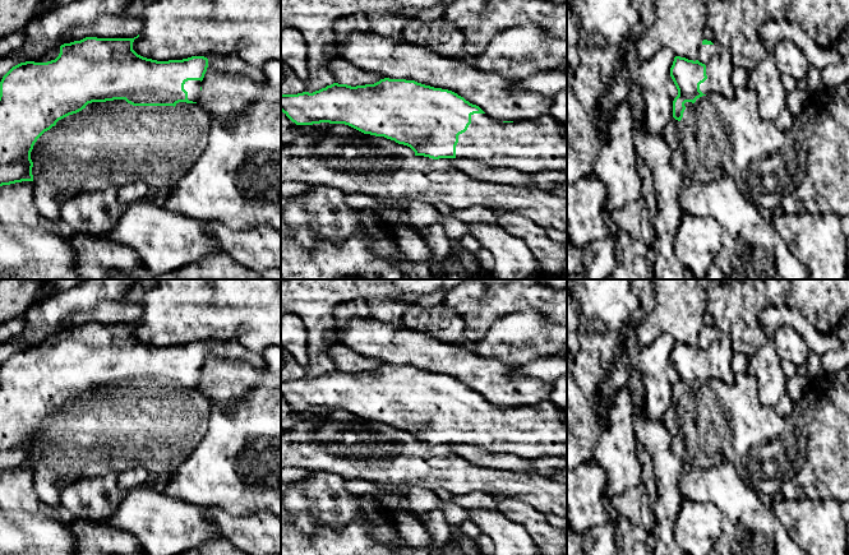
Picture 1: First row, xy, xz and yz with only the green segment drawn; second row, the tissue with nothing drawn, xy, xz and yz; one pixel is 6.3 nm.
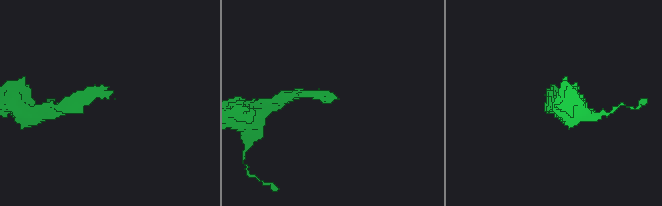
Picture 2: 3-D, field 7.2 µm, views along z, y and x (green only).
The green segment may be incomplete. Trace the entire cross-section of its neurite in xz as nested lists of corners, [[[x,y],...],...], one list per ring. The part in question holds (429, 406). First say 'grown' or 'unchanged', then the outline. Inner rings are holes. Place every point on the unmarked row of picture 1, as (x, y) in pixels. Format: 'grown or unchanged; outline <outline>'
grown; outline [[[384,364],[356,373],[333,369],[313,379],[281,380],[281,397],[296,411],[345,410],[364,420],[407,431],[415,441],[466,444],[522,459],[567,459],[567,418],[553,402],[502,408],[452,376],[415,366]]]

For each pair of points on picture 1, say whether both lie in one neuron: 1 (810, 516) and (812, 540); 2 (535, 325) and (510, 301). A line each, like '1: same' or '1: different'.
1: same
2: different

